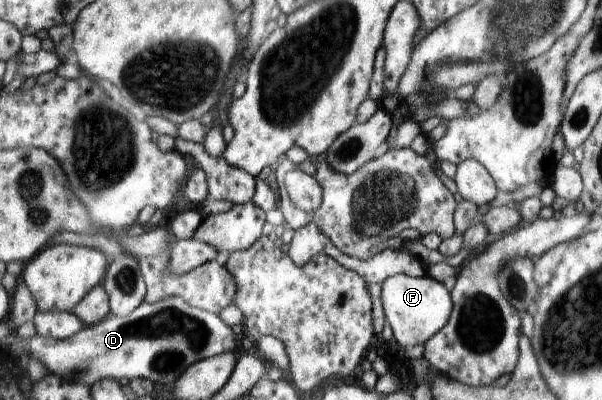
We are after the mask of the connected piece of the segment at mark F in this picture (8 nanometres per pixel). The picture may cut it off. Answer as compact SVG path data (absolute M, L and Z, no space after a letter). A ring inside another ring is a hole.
M429 274L422 277L391 275L382 284L381 297L386 320L391 325L394 337L407 350L411 350L417 344L424 345L429 342L435 334L446 326L450 320L451 311L454 310L450 290L431 278Z

